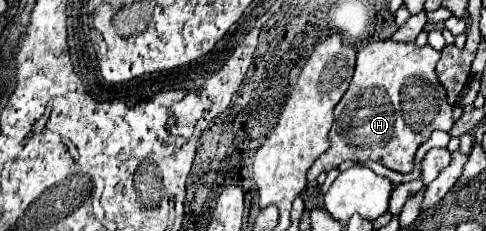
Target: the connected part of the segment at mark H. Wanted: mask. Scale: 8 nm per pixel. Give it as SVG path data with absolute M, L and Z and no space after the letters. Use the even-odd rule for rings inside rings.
M379 40L371 42L357 52L357 64L353 80L335 106L335 122L329 132L331 146L315 160L315 164L307 172L307 180L315 180L323 170L329 172L337 168L345 160L359 160L359 162L379 162L395 172L411 172L415 168L415 152L423 142L429 140L433 130L451 130L453 114L451 104L447 102L445 90L435 76L435 64L439 60L439 52L429 44L417 48L415 44L401 44L395 40Z

